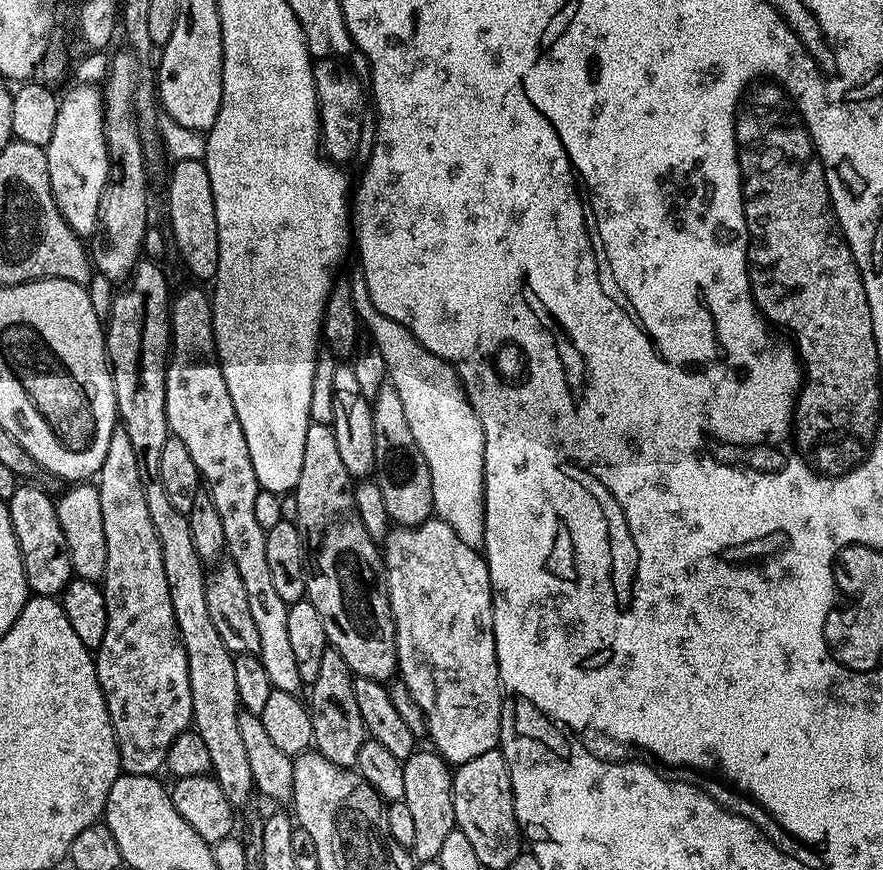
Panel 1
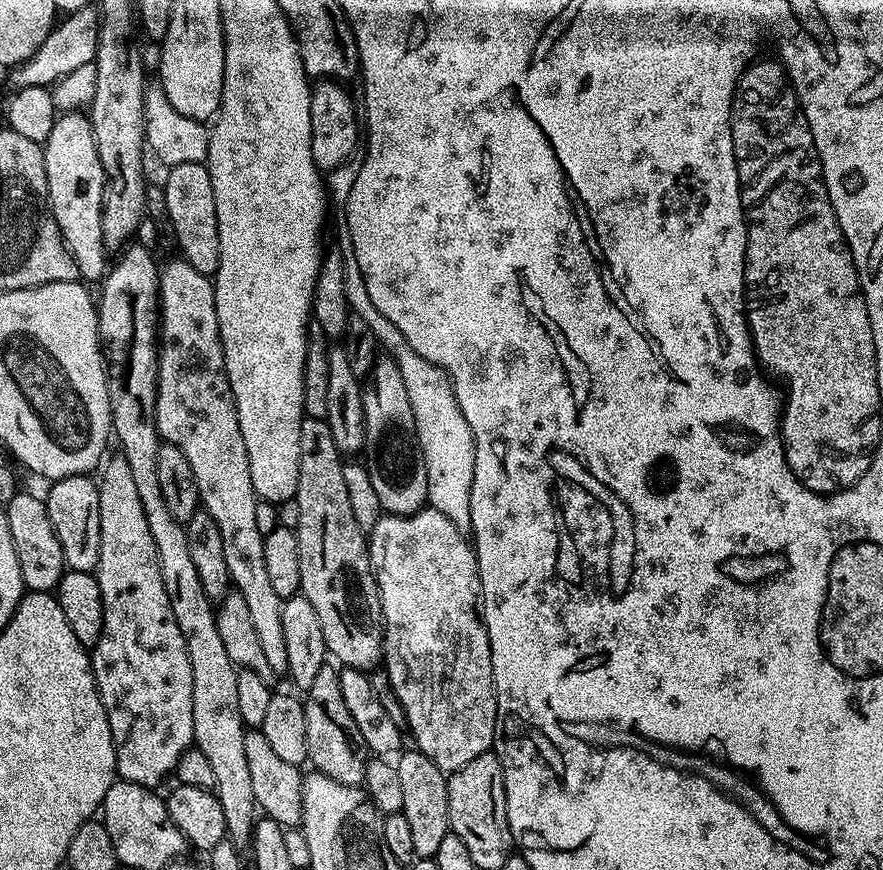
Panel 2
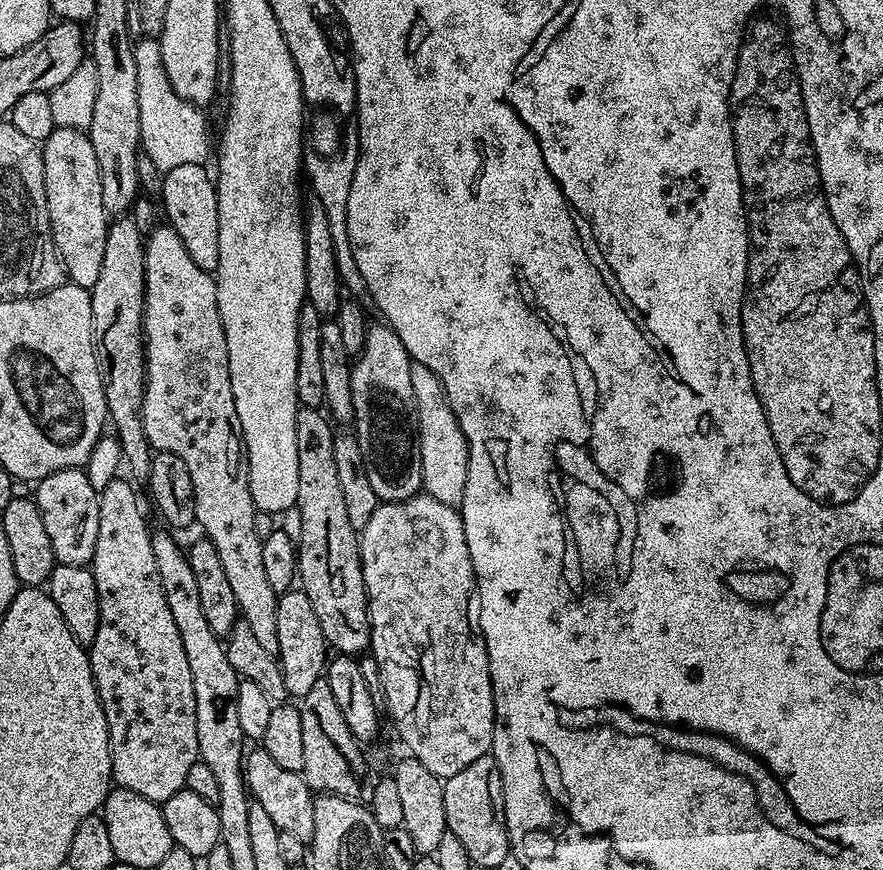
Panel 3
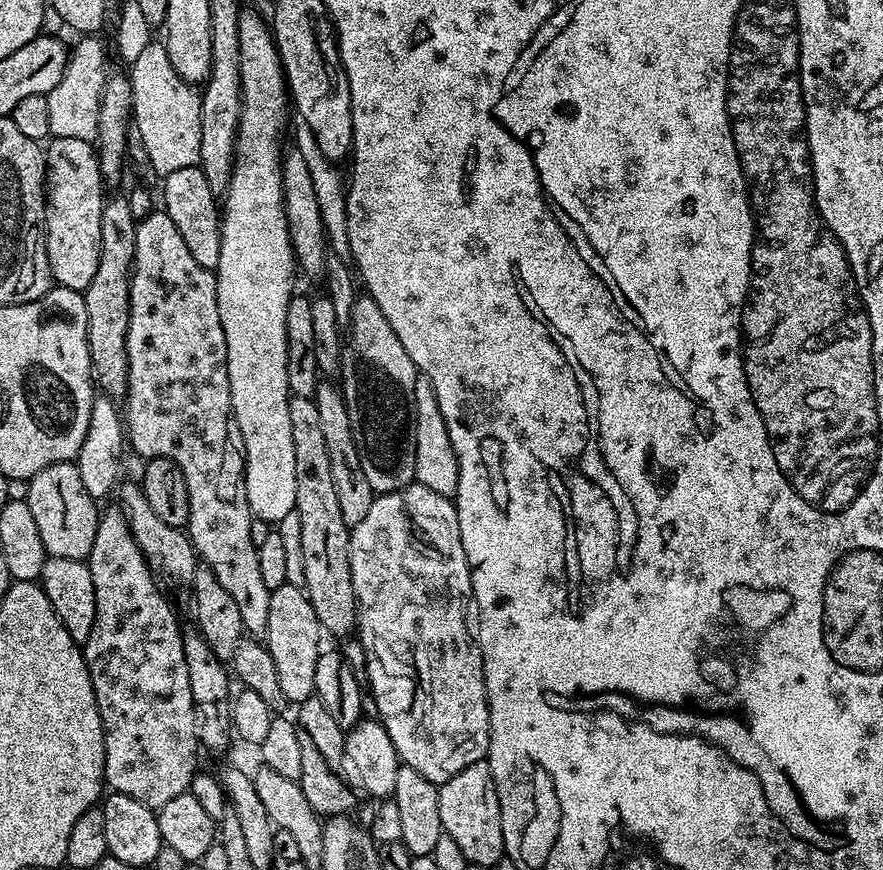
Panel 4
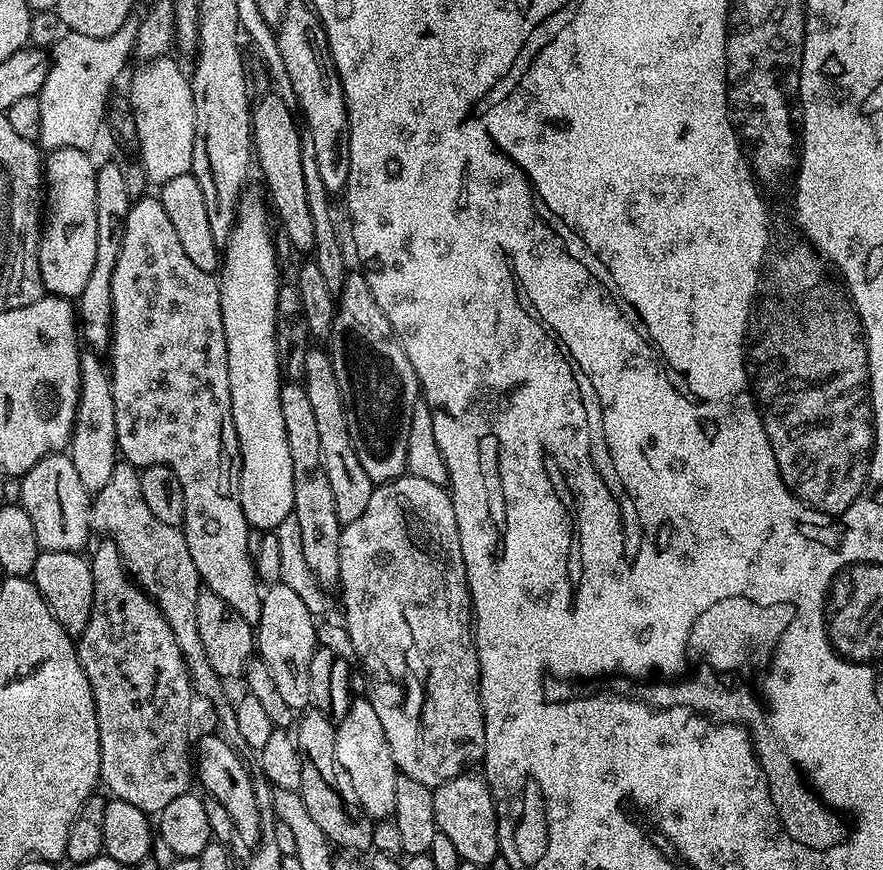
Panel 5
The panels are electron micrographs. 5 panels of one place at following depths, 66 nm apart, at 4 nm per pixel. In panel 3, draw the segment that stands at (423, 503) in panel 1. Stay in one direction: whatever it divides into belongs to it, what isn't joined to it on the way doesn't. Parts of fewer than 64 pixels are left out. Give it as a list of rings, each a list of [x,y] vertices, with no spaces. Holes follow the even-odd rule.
[[[373,323],[367,329],[364,350],[352,367],[350,386],[354,402],[354,429],[356,428],[354,439],[360,447],[361,463],[364,464],[371,489],[374,490],[378,500],[389,504],[400,504],[411,500],[413,496],[421,495],[424,487],[422,454],[420,453],[414,408],[410,403],[412,400],[410,357],[392,329],[383,323],[380,324],[374,325]]]

